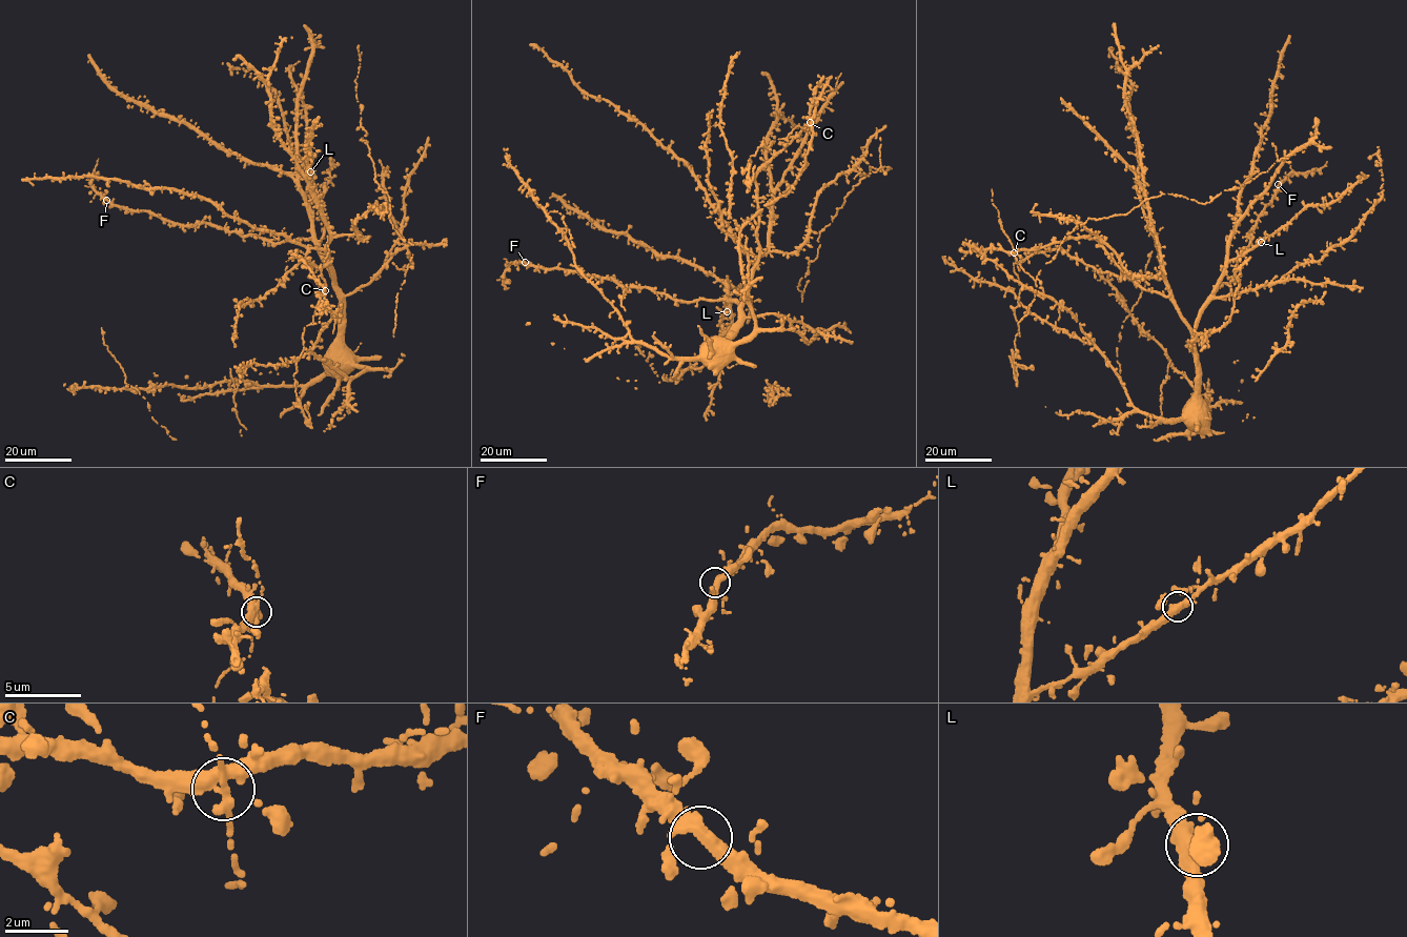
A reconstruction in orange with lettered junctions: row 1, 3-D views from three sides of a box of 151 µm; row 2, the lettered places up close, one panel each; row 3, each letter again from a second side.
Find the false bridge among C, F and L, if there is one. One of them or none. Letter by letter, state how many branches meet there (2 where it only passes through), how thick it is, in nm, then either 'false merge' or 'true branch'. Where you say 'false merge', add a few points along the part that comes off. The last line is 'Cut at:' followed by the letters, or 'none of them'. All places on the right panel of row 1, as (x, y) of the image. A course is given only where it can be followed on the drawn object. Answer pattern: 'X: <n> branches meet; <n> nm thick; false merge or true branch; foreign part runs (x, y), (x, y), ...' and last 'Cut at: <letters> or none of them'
C: 4 branches meet; 340 nm thick; false merge; foreign part runs (1014, 253), (1014, 272), (1022, 287), (1018, 306), (1014, 308), (1018, 333), (1014, 341), (1014, 375), (1008, 355)
F: 4 branches meet; 320 nm thick; true branch
L: 4 branches meet; 340 nm thick; true branch
Cut at: C

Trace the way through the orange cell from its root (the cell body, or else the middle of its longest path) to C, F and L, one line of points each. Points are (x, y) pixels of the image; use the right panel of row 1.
C: (1189, 419), (1186, 409), (1197, 377), (1194, 335), (1168, 298), (1129, 280), (1094, 239), (1072, 238), (1014, 253)
F: (1189, 419), (1196, 319), (1218, 286), (1229, 283), (1278, 184)
L: (1189, 419), (1186, 419), (1186, 409), (1196, 387), (1194, 335), (1200, 309), (1222, 279), (1227, 263), (1261, 242)

